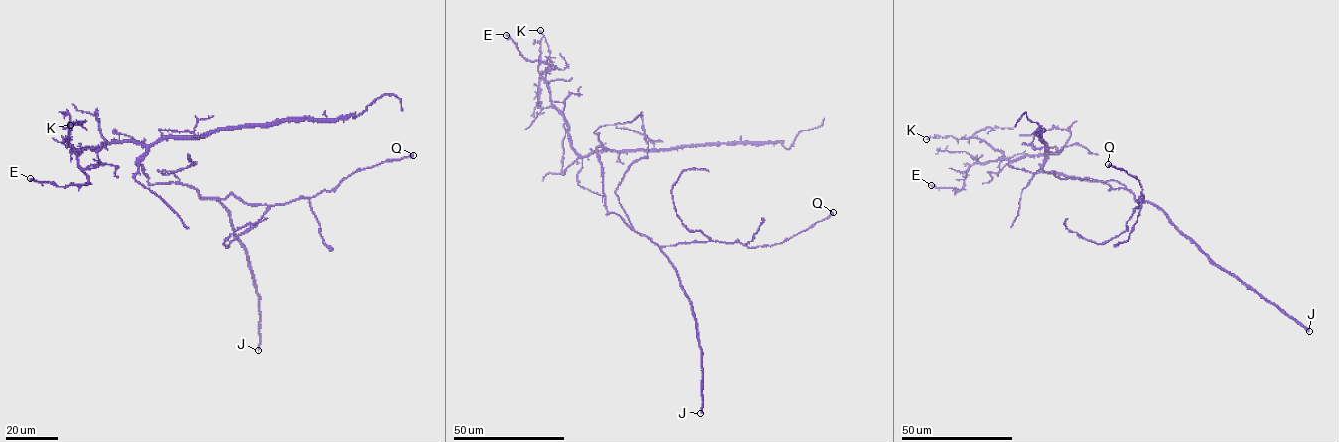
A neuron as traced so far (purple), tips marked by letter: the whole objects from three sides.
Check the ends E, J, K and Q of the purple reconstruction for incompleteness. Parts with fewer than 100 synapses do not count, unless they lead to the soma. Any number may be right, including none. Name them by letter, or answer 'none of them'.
J

